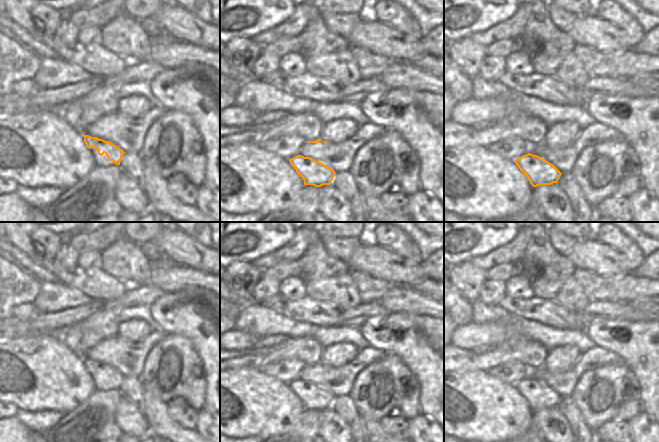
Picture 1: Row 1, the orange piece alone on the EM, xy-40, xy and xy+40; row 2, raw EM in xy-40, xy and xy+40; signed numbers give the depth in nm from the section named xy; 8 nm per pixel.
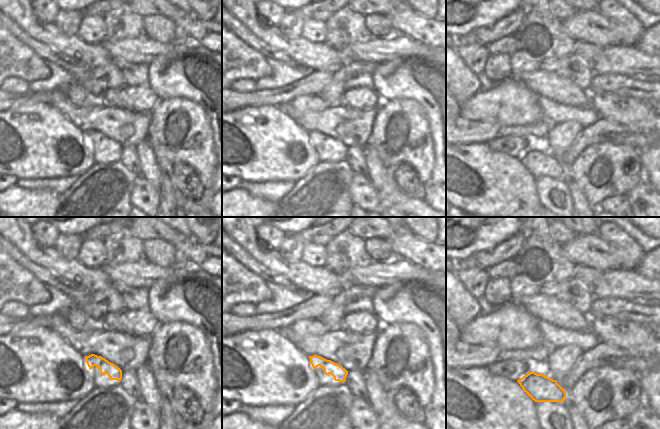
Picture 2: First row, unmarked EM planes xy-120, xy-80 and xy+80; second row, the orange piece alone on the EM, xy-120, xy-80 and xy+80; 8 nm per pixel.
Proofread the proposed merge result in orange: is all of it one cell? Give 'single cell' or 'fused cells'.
single cell

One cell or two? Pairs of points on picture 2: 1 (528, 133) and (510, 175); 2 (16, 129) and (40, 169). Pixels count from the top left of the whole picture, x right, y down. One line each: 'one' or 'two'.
1: two
2: one

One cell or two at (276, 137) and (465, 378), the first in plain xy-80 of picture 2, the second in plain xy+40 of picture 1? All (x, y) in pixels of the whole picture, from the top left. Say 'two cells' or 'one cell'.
one cell

